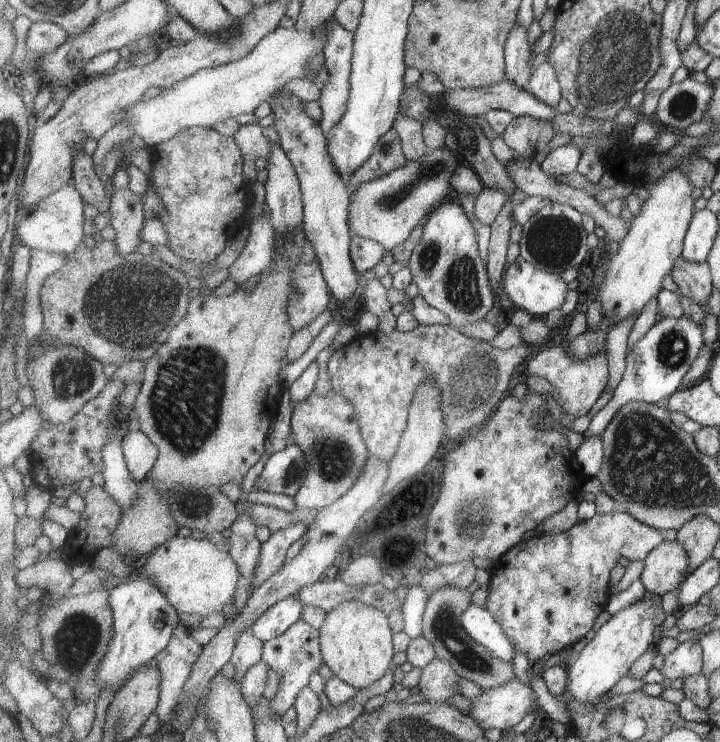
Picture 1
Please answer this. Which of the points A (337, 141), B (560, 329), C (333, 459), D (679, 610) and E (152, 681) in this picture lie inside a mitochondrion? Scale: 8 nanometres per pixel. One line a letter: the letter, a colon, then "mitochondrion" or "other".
A: other
B: other
C: mitochondrion
D: other
E: other

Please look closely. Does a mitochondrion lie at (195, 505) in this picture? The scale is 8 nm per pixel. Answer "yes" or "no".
yes

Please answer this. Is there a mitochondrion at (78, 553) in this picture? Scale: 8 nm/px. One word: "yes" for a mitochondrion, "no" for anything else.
no

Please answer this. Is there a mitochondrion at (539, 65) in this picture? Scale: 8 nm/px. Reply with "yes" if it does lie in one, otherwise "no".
no

